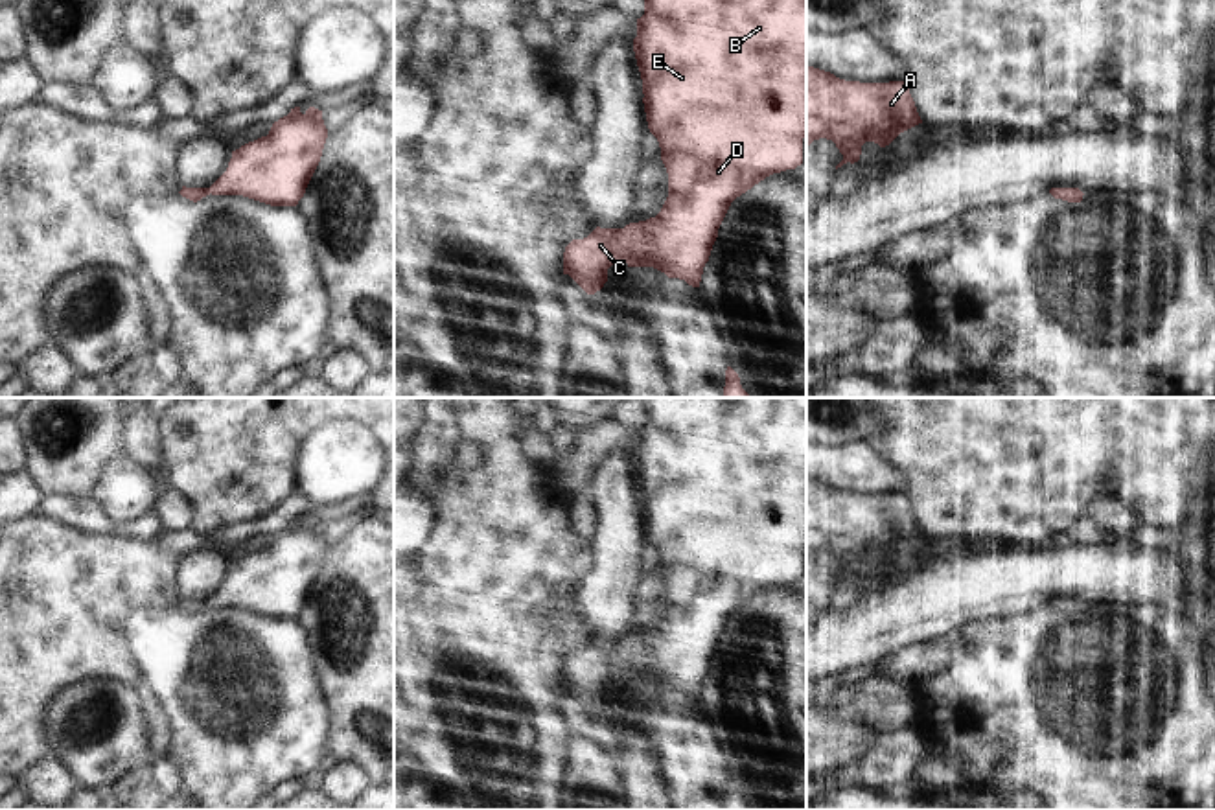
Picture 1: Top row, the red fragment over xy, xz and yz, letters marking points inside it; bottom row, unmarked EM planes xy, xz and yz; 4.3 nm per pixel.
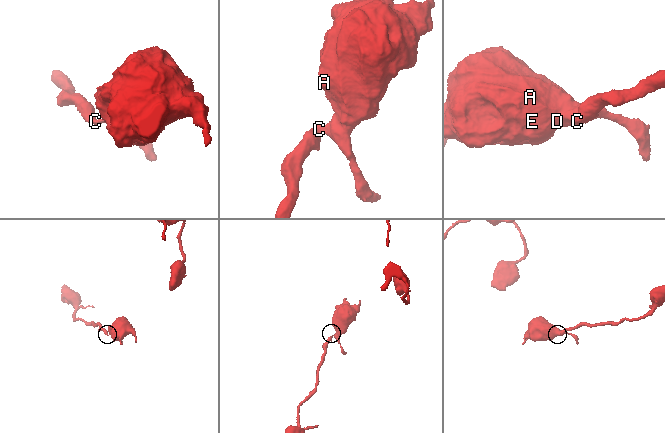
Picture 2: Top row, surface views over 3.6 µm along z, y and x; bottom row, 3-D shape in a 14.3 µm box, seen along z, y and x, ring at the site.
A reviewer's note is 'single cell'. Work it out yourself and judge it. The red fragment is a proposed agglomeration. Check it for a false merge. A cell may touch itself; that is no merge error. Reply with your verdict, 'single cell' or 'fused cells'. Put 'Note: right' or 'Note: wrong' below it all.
single cell
Note: right

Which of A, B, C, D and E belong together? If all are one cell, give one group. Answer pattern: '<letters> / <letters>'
A B C D E

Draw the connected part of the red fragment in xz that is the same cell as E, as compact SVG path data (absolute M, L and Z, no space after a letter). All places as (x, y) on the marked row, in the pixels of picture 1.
M644 0L644 15L637 18L633 52L642 79L648 129L659 142L661 160L668 173L668 197L655 217L630 223L624 228L596 226L587 237L573 239L565 247L563 274L569 274L587 295L604 287L608 269L619 260L624 260L628 267L654 267L668 278L679 278L692 287L700 287L703 267L731 202L766 177L803 164L803 138L806 136L806 0Z

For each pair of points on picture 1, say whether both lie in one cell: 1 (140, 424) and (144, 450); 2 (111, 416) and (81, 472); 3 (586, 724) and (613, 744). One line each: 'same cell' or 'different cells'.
1: same cell
2: same cell
3: same cell

